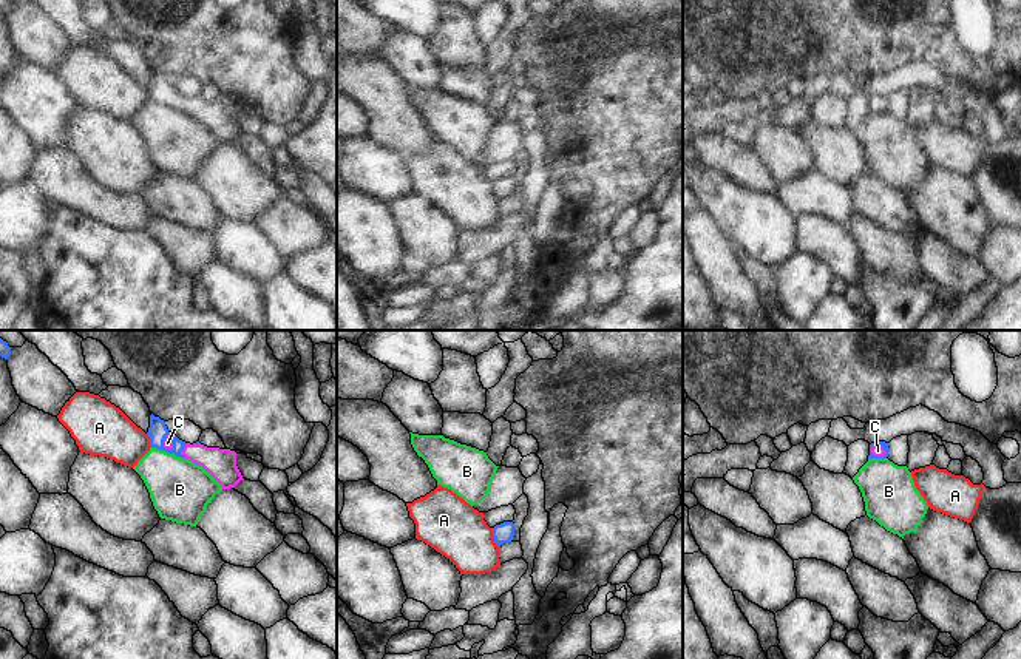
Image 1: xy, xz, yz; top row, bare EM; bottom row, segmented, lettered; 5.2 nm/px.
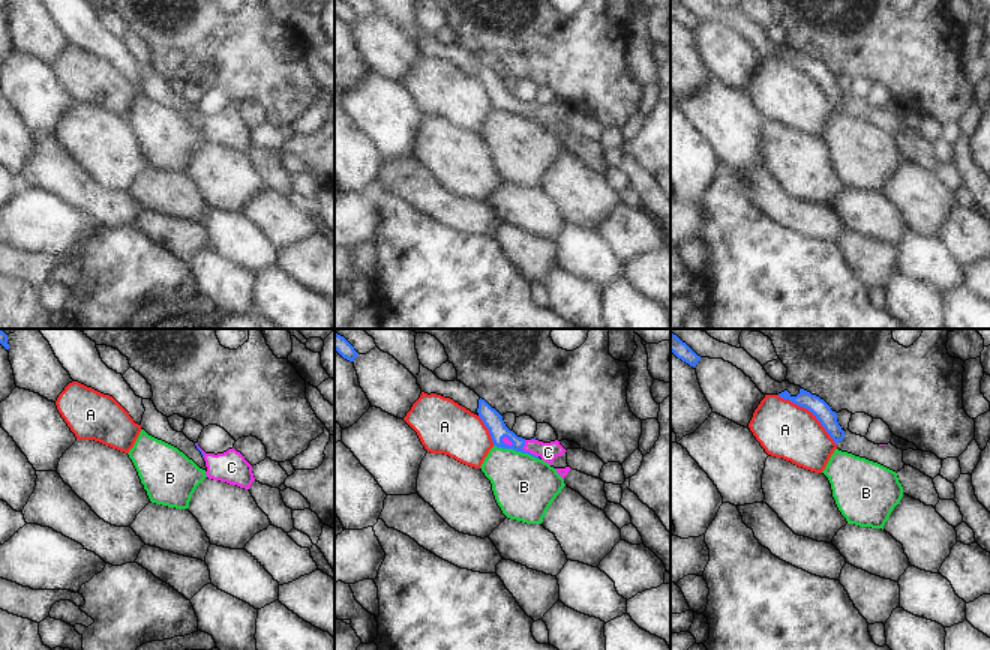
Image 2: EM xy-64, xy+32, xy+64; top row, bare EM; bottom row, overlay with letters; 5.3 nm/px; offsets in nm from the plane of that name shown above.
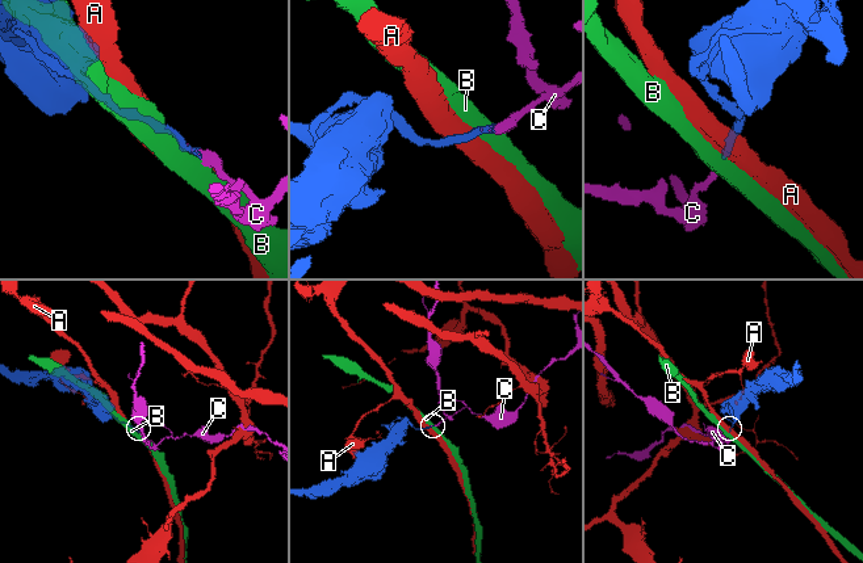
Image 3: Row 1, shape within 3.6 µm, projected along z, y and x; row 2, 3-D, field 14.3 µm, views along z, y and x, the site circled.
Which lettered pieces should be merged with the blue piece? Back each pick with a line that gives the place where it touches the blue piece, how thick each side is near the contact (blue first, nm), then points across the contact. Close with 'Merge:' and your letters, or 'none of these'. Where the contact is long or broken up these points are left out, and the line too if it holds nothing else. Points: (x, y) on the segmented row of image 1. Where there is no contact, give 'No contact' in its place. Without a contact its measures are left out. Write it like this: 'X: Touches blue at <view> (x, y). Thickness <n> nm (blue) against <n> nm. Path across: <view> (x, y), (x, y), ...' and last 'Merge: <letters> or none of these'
C: Touches blue at xy (181, 449). Thickness 100 nm (blue) against 160 nm. Path across: xy (158, 431), (164, 448), (181, 449), (198, 452), (221, 463)
Merge: C.

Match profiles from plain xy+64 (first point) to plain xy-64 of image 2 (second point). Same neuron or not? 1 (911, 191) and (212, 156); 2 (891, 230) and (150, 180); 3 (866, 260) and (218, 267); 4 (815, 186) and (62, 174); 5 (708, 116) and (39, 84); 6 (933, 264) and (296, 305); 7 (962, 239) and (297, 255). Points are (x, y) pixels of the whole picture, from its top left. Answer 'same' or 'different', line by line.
1: same
2: same
3: different
4: different
5: same
6: different
7: different

